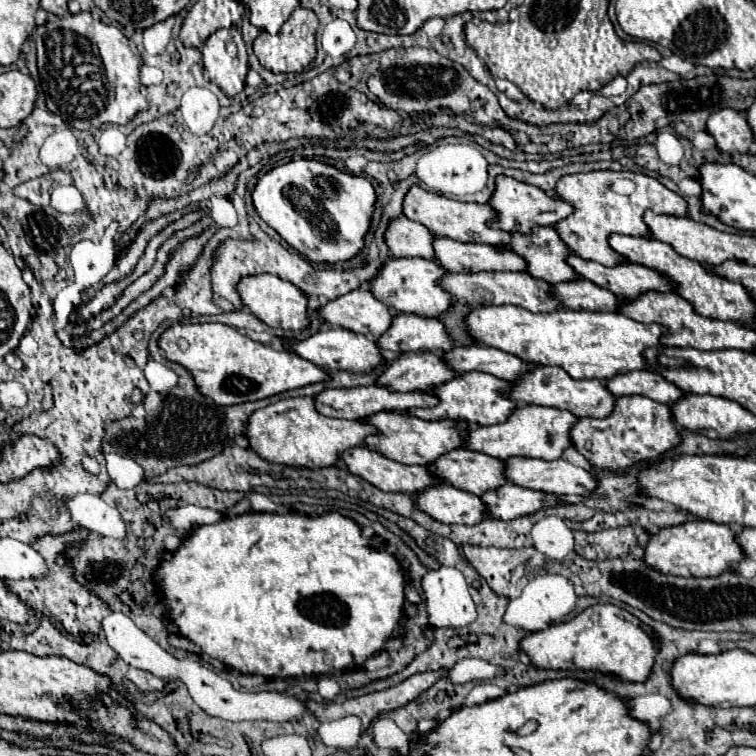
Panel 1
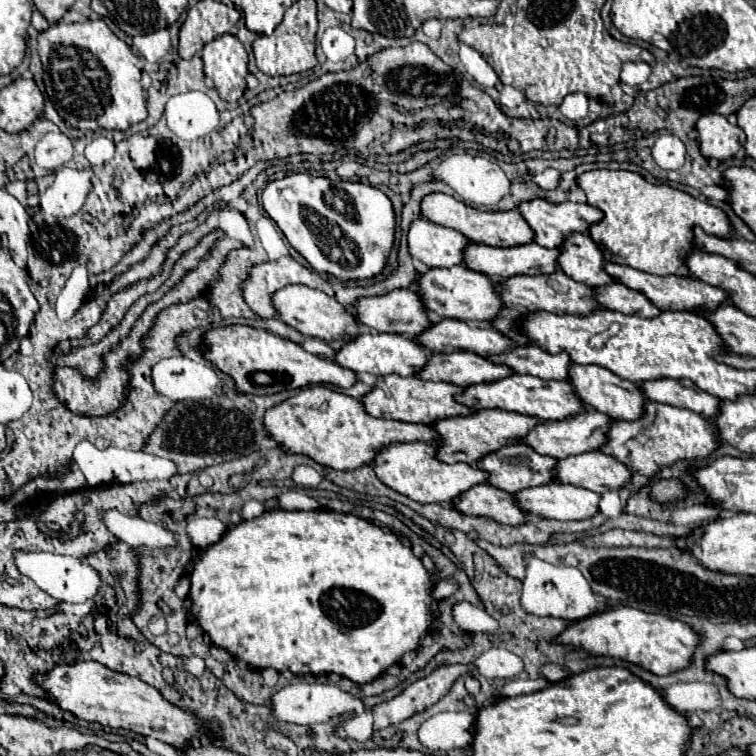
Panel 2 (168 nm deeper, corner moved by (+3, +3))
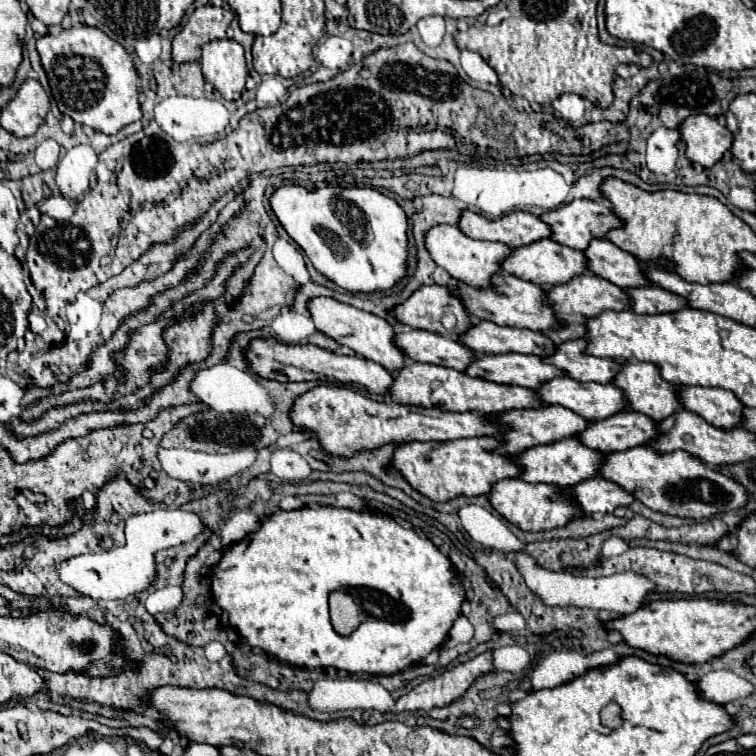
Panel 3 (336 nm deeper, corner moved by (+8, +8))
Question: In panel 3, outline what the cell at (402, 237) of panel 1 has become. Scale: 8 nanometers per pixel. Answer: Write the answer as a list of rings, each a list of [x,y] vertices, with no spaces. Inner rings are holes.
[[[437,225],[437,227],[433,227],[427,233],[425,243],[427,243],[427,249],[429,249],[433,261],[439,267],[447,269],[451,277],[455,277],[455,279],[459,279],[459,281],[463,281],[471,287],[477,287],[477,289],[491,287],[493,275],[503,273],[501,265],[513,253],[513,249],[509,245],[503,245],[503,243],[475,241],[475,239],[467,237],[465,233],[461,233],[459,227],[455,227],[455,225]]]

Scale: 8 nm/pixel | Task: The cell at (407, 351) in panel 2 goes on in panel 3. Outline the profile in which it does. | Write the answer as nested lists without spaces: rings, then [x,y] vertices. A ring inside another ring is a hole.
[[[407,329],[395,337],[395,343],[413,361],[443,365],[457,371],[465,371],[467,365],[471,365],[471,361],[477,357],[467,345],[431,331]]]

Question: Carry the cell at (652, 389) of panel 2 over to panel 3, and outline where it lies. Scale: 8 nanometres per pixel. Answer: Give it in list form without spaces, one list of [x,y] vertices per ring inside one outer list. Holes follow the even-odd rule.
[[[681,387],[679,399],[683,405],[701,415],[707,423],[717,429],[741,427],[745,405],[735,393],[727,389],[707,389],[707,387]]]

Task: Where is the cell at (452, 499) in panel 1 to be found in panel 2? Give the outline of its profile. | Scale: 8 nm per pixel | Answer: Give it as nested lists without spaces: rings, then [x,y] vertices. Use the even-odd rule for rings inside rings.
[[[488,484],[472,486],[472,490],[468,490],[464,498],[456,498],[452,506],[456,506],[456,510],[464,510],[464,514],[492,518],[500,524],[518,526],[524,522],[524,512],[514,504],[512,494]]]

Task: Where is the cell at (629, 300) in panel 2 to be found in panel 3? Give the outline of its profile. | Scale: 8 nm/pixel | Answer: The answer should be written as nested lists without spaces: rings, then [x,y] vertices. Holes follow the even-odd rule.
[[[635,287],[625,289],[631,297],[631,309],[635,313],[675,313],[689,307],[685,297],[679,297],[659,287]]]

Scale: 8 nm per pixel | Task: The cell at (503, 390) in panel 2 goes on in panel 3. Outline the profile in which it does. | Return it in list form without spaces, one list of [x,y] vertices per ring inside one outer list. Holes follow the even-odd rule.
[[[557,377],[543,383],[537,395],[547,405],[563,405],[589,421],[601,421],[627,409],[625,393],[615,385],[583,383],[571,377]]]

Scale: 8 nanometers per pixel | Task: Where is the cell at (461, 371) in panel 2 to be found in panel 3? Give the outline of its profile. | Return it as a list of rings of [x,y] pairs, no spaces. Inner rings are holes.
[[[481,355],[475,359],[465,371],[471,377],[481,377],[493,383],[505,385],[521,385],[535,389],[535,385],[543,385],[543,381],[551,381],[551,377],[565,377],[567,373],[557,369],[551,363],[545,363],[537,355]]]

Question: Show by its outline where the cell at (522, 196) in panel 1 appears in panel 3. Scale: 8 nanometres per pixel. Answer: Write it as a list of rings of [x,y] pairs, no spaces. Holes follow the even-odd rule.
[[[579,199],[579,201],[571,201],[569,205],[563,205],[555,211],[547,211],[541,215],[541,221],[545,221],[553,235],[551,239],[561,243],[561,245],[567,245],[571,249],[579,249],[579,251],[585,251],[587,245],[593,241],[593,239],[605,239],[607,233],[611,229],[619,229],[623,227],[621,221],[615,217],[615,213],[611,211],[609,205],[605,203],[597,203],[593,199]]]

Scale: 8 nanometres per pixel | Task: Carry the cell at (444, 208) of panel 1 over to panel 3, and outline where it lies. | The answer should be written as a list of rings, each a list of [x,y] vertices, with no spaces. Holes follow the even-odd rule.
[[[465,211],[457,227],[471,239],[501,241],[513,249],[551,237],[551,227],[539,221],[537,215],[531,215],[525,211],[513,211],[495,221],[487,221],[477,213]]]

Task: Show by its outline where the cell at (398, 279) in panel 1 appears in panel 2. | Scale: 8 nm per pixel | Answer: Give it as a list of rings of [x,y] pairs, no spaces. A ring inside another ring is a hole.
[[[452,266],[452,268],[428,268],[428,272],[418,274],[416,278],[420,300],[424,300],[424,308],[444,318],[456,318],[464,322],[490,322],[496,312],[500,310],[502,302],[494,294],[494,282],[466,266]]]

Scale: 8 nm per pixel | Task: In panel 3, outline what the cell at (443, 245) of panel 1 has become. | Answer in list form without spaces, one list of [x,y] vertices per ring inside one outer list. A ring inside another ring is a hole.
[[[543,239],[543,241],[535,241],[531,245],[515,249],[513,255],[503,263],[503,269],[507,273],[517,275],[517,277],[521,277],[525,281],[531,281],[535,285],[555,287],[555,285],[563,285],[563,283],[571,281],[573,277],[579,277],[579,275],[587,273],[587,257],[583,255],[583,251],[567,249],[565,245],[559,245],[557,241]]]

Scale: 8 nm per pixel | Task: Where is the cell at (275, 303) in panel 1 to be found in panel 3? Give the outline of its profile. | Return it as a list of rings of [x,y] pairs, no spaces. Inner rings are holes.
[[[317,297],[317,299],[309,301],[309,311],[313,315],[315,327],[321,333],[325,333],[327,337],[335,339],[339,345],[351,347],[357,355],[361,355],[365,359],[371,359],[371,361],[375,361],[379,365],[383,365],[391,373],[397,373],[399,369],[405,367],[407,357],[395,345],[395,329],[393,329],[393,325],[387,319],[377,317],[373,313],[367,313],[363,309],[357,309],[357,307],[339,303],[339,301],[329,299],[329,297]]]

